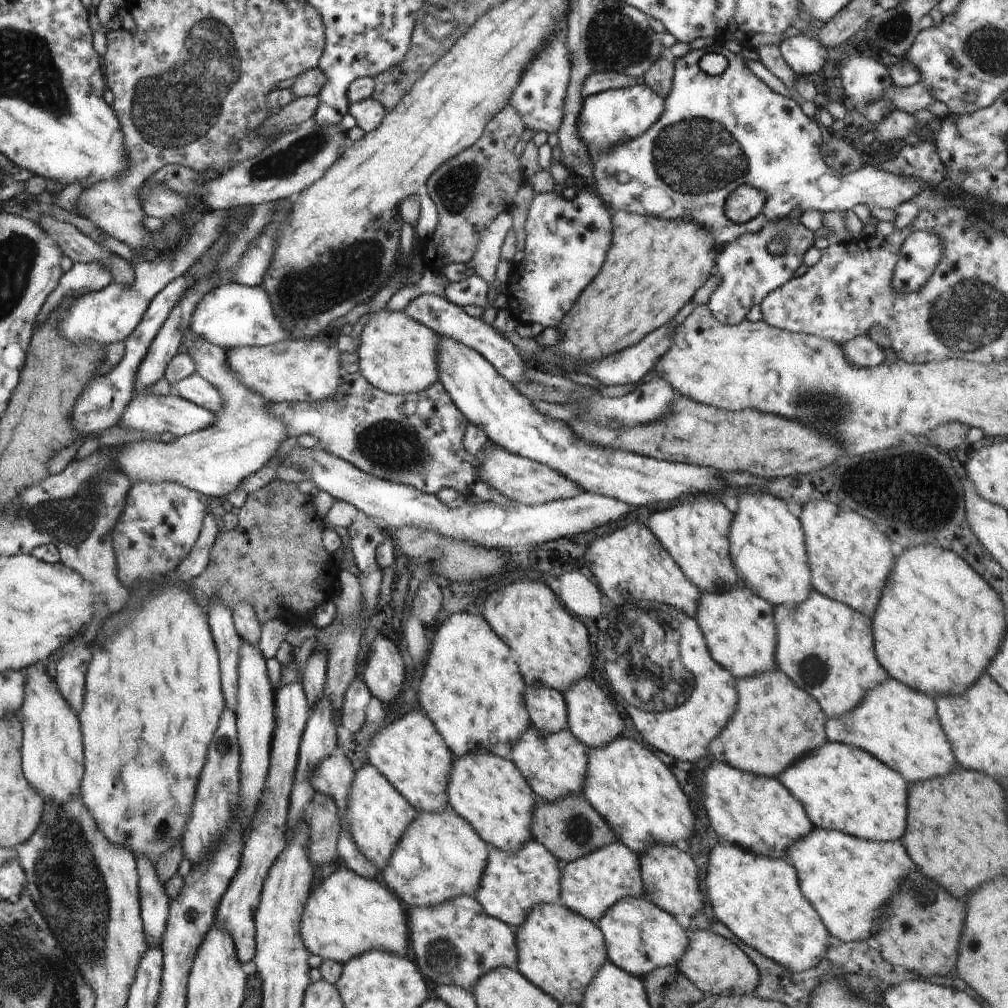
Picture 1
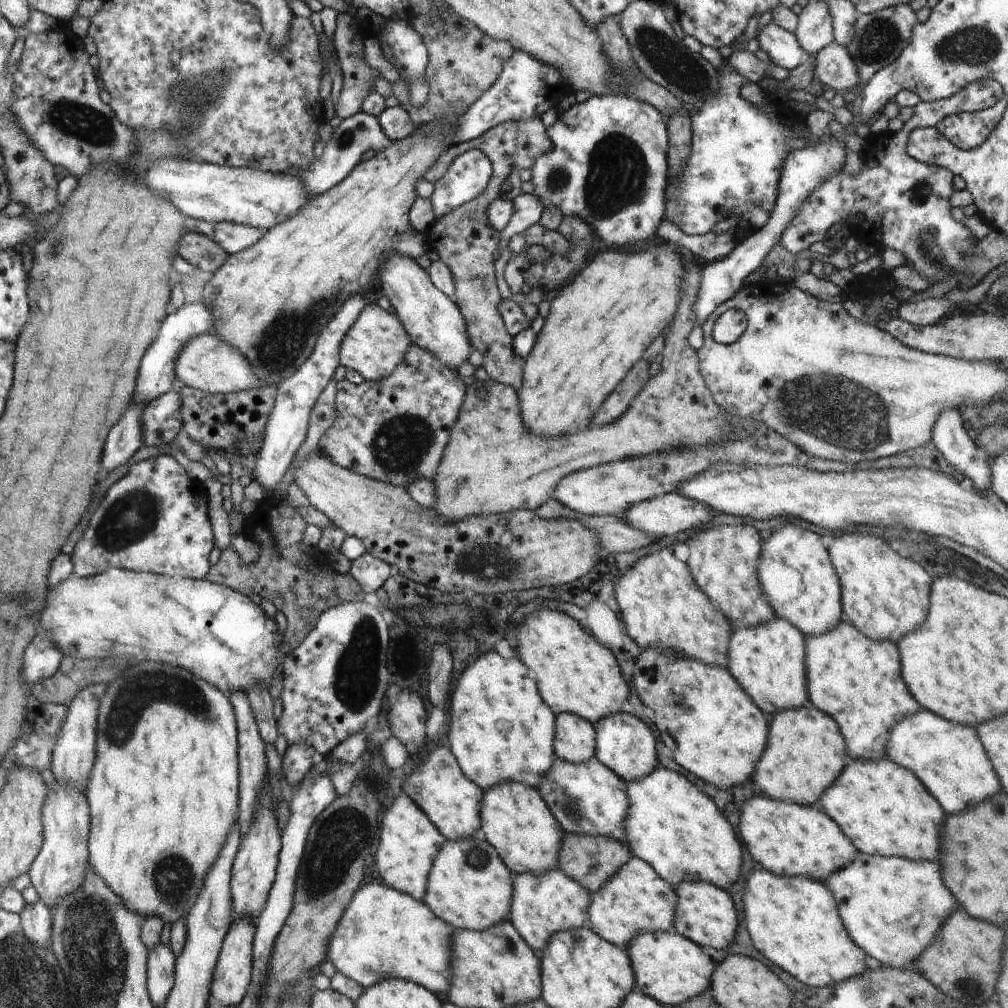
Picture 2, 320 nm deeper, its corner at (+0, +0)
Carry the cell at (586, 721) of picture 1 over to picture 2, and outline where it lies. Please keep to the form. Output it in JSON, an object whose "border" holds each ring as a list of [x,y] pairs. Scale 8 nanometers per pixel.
{"border":[[[624,710],[592,726],[595,728],[595,758],[627,783],[638,782],[657,768],[660,757],[654,747],[656,739],[642,719]]]}

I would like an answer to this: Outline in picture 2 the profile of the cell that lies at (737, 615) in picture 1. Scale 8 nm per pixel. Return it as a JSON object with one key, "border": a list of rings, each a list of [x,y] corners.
{"border":[[[780,617],[751,629],[732,625],[727,668],[752,702],[767,716],[811,704],[806,690],[807,641],[795,626]]]}

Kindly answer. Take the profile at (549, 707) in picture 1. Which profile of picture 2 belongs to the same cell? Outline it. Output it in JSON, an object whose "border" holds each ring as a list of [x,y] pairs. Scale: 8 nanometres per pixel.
{"border":[[[570,713],[555,715],[554,750],[557,757],[571,763],[587,763],[595,758],[595,728]]]}

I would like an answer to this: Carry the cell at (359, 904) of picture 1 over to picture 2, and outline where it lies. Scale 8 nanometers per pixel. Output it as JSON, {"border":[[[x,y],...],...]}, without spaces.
{"border":[[[365,884],[354,892],[348,908],[338,920],[338,926],[328,940],[326,960],[336,967],[337,972],[363,988],[370,988],[384,978],[402,978],[444,998],[453,979],[454,933],[455,929],[438,918],[422,901],[384,884]]]}

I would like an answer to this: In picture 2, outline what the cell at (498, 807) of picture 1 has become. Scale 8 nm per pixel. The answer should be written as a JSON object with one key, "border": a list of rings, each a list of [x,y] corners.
{"border":[[[506,781],[483,791],[481,832],[513,874],[541,875],[558,867],[564,830],[537,788]]]}

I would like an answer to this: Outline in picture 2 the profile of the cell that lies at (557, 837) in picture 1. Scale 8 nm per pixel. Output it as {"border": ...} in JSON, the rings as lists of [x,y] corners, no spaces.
{"border":[[[564,832],[558,868],[592,894],[601,889],[630,860],[631,856],[626,844],[623,845],[613,838]]]}

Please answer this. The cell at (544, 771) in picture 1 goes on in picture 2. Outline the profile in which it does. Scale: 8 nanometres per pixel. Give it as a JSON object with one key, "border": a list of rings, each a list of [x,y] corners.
{"border":[[[556,757],[537,791],[564,832],[608,837],[626,844],[625,820],[630,806],[627,782],[598,759],[576,764]]]}

